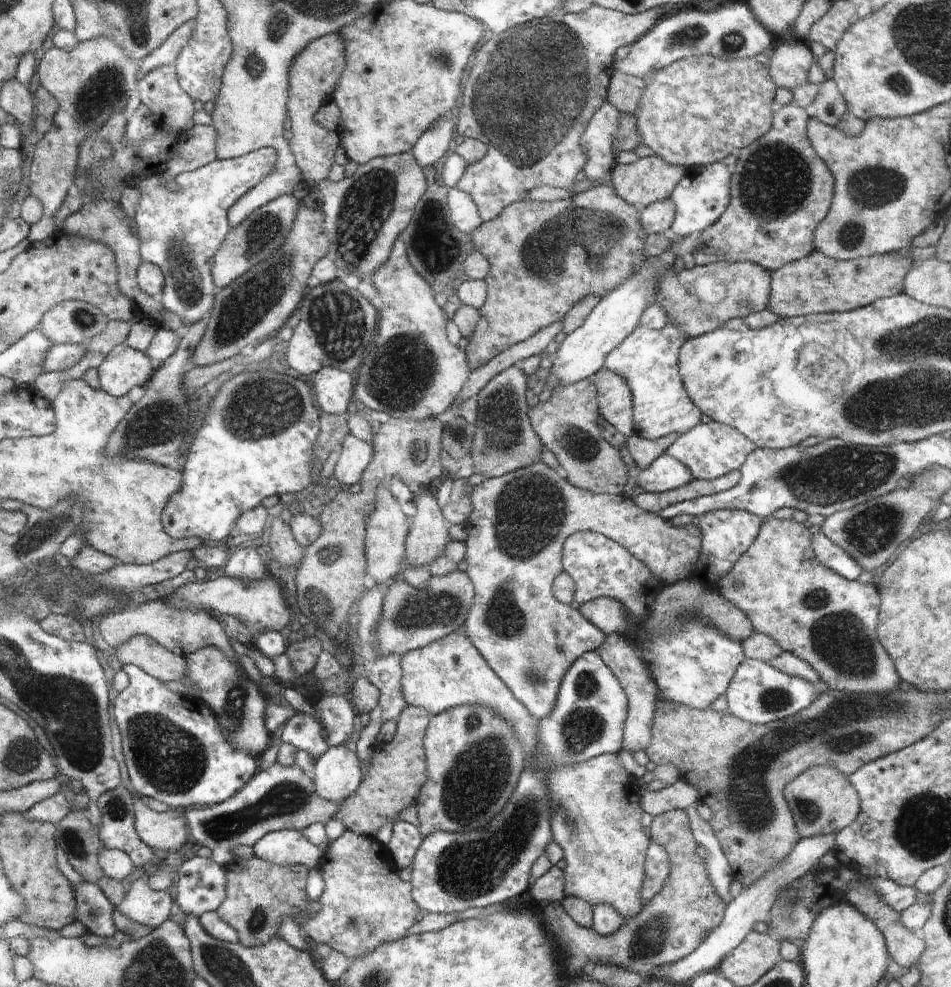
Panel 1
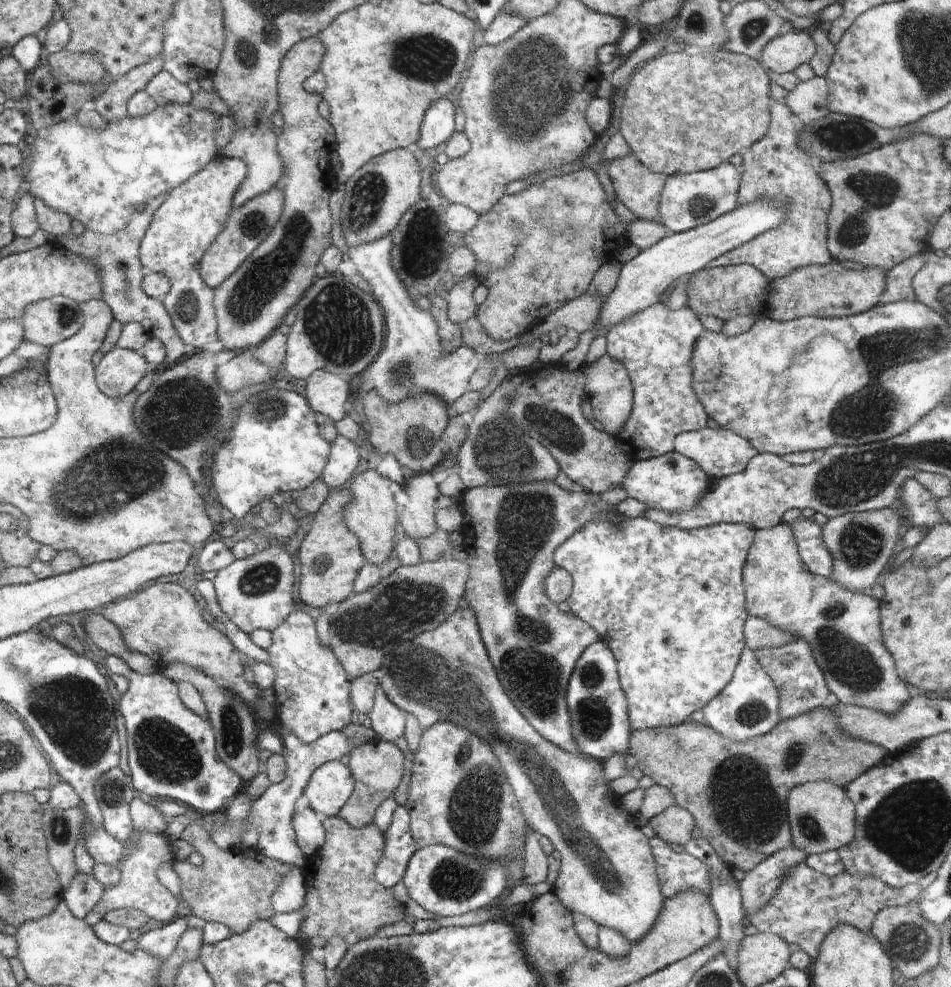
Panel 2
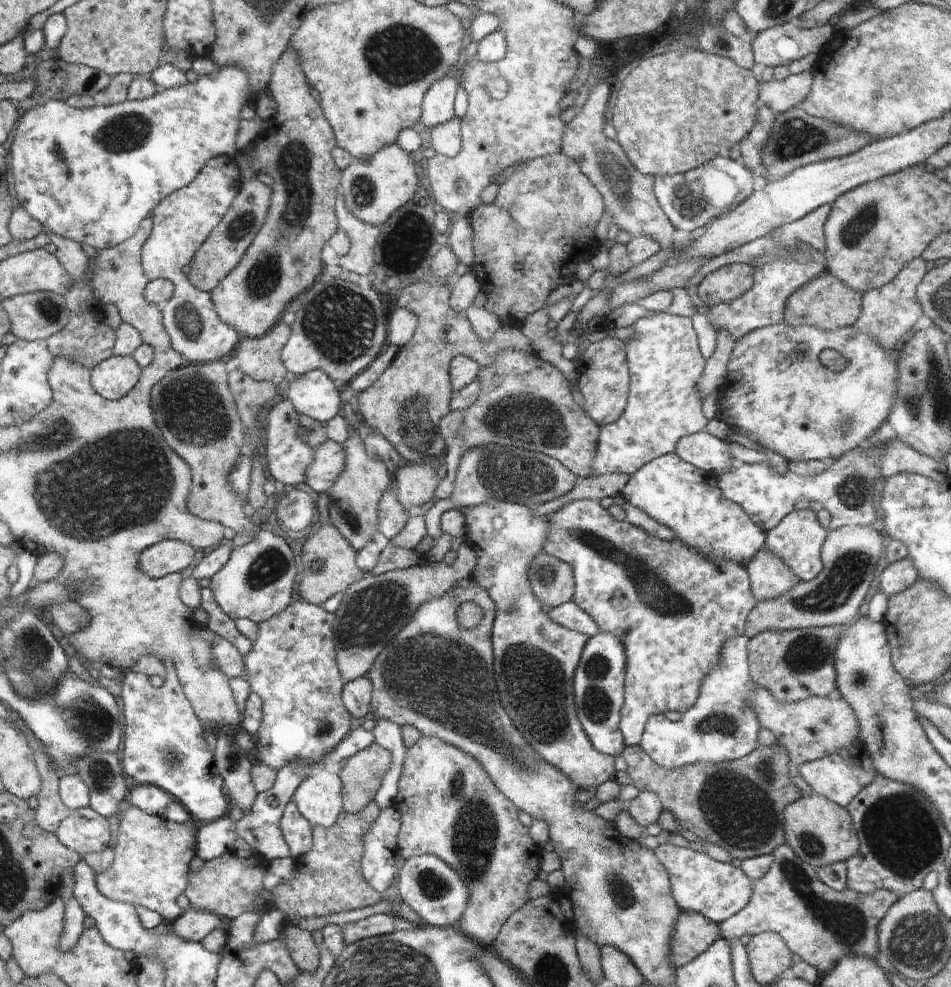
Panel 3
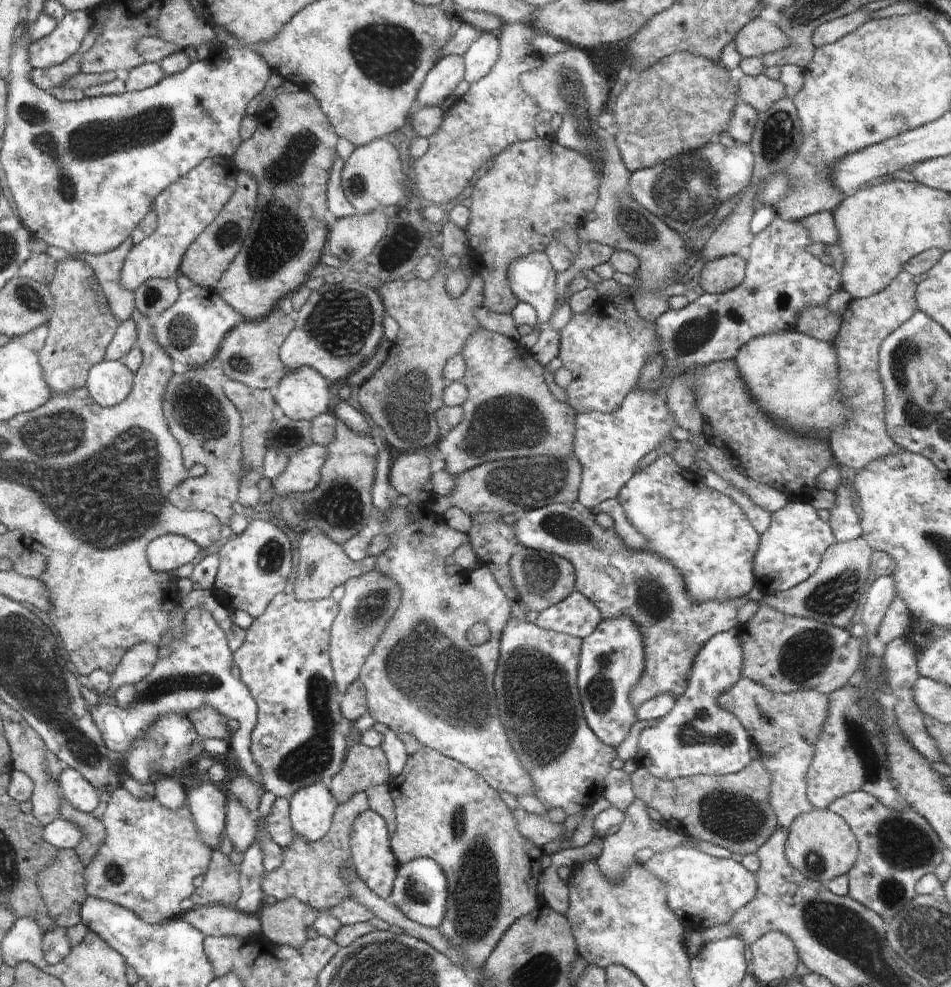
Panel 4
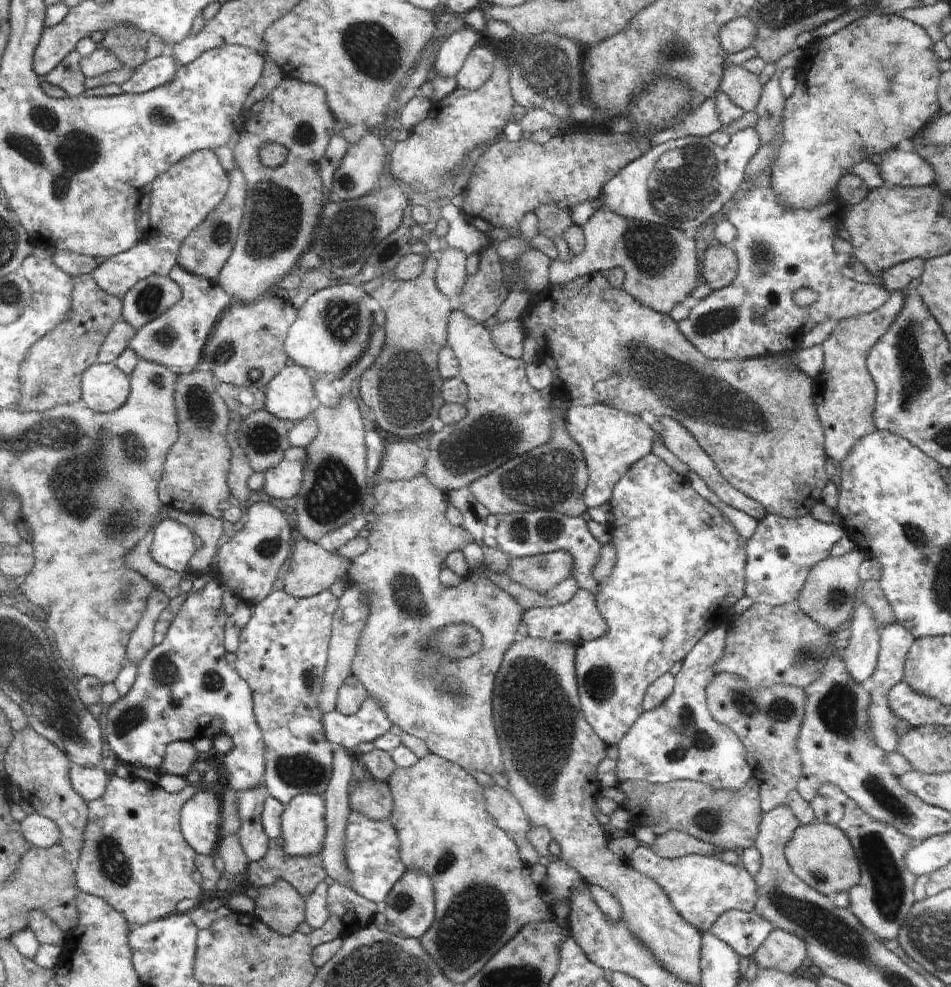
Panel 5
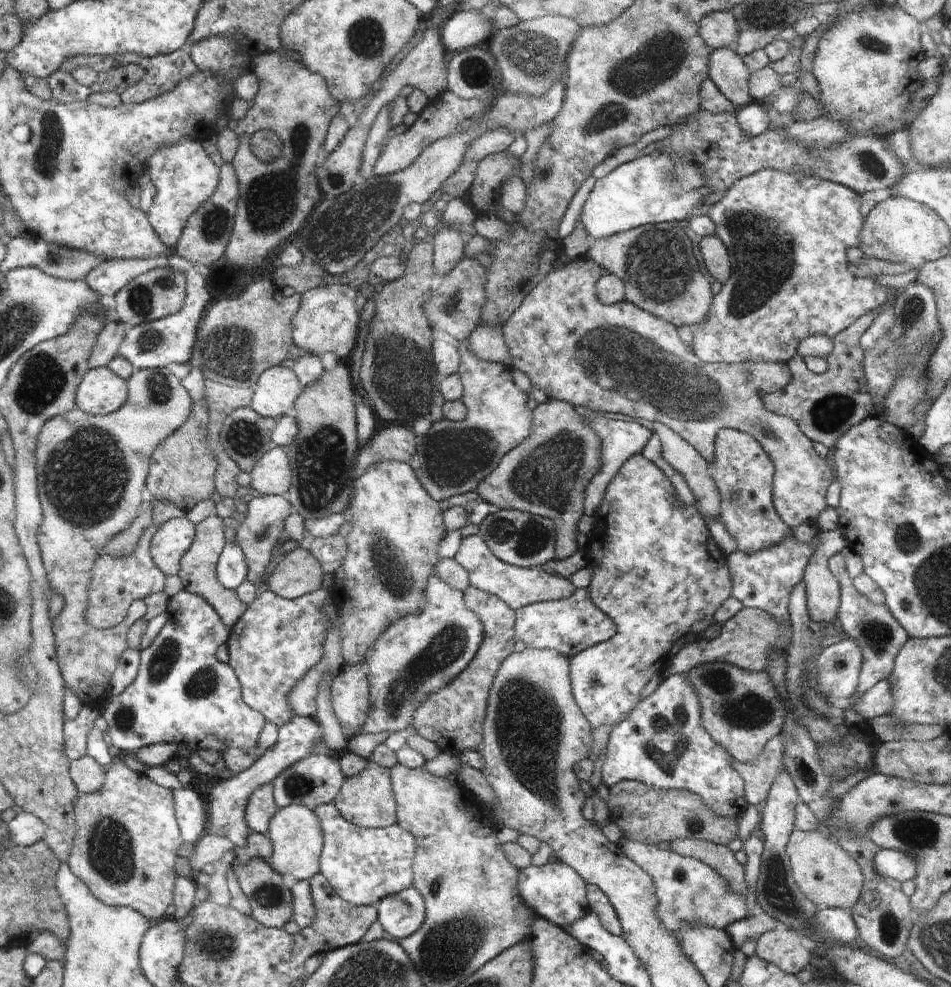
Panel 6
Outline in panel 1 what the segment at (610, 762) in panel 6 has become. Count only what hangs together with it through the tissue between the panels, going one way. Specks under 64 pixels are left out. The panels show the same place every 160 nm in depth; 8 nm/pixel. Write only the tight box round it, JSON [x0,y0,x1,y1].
[726,659,819,725]

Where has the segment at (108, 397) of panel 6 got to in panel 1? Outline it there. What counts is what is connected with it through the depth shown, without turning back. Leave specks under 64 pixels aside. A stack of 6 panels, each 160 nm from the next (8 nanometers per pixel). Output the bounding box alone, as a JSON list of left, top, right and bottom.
[97,343,157,397]

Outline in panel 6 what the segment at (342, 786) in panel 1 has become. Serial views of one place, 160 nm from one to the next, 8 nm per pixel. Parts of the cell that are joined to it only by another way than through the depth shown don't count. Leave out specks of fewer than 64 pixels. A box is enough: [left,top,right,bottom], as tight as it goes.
[269,805,324,881]

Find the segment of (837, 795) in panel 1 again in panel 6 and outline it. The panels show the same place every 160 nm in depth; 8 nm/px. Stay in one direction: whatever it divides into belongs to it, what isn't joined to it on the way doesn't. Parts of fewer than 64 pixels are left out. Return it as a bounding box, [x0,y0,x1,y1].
[786,831,864,910]

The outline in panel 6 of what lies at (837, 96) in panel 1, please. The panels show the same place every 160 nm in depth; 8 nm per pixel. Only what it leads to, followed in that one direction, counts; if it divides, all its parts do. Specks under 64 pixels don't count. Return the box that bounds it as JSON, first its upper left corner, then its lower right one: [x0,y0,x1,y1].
[709,48,754,108]

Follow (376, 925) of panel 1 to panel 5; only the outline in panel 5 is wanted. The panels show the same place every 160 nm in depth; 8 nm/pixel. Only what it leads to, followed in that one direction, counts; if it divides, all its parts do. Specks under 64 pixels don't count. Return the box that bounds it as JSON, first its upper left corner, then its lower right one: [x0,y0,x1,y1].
[247,836,327,897]

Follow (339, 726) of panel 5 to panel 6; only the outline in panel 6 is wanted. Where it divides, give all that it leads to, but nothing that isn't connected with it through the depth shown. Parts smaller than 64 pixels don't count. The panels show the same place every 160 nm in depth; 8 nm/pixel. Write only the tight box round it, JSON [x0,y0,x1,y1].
[209,575,484,848]

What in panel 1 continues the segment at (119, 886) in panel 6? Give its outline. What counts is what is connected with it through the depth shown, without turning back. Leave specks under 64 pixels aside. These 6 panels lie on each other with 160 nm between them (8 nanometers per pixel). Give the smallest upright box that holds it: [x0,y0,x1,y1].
[117,874,172,929]

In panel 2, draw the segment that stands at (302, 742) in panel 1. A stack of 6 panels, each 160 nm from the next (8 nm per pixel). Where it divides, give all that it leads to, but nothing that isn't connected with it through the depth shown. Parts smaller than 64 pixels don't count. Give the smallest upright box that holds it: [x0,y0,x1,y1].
[248,730,358,870]

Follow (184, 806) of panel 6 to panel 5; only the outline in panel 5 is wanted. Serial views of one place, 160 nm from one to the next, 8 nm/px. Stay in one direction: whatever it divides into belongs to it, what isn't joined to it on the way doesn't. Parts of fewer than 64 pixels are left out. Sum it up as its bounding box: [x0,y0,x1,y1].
[181,791,220,856]

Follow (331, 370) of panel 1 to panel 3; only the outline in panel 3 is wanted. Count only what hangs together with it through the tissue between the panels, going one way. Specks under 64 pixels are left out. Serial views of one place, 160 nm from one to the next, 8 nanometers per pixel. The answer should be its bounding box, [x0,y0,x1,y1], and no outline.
[288,369,340,423]

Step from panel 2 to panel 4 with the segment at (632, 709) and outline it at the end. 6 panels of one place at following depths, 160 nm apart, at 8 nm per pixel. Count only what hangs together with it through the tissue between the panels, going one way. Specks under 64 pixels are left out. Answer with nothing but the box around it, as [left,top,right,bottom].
[512,500,750,711]

